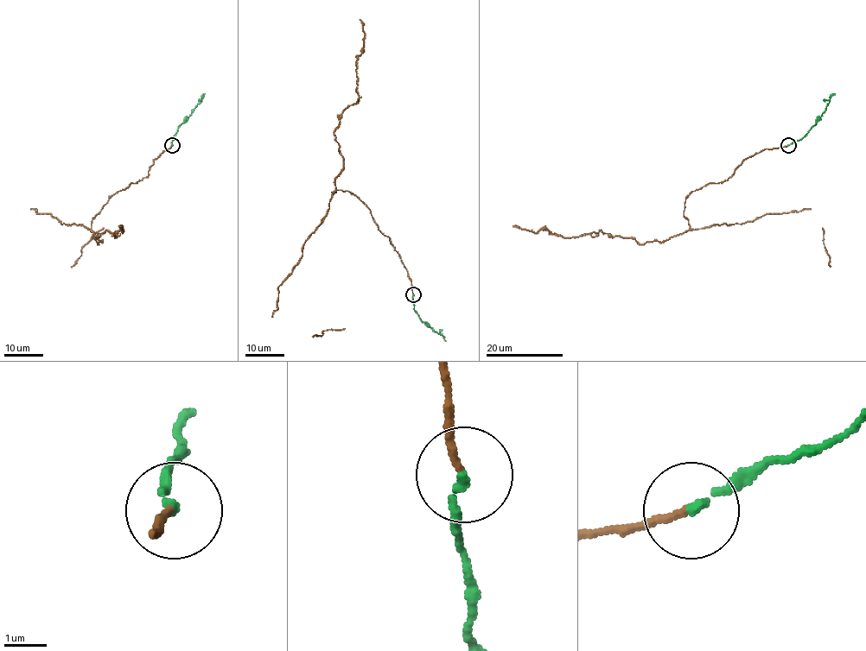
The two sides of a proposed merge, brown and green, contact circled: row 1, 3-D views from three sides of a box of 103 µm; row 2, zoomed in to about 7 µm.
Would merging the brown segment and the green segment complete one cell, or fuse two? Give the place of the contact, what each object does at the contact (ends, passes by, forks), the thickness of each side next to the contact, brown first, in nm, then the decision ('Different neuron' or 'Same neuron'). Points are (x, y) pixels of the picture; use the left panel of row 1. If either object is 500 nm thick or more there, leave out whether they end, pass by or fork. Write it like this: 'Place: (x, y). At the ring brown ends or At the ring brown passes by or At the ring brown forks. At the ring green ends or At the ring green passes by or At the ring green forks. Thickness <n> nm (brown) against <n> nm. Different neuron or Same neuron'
Place: (172, 145). At the ring brown ends. At the ring green ends. Thickness 150 nm (brown) against 190 nm. Same neuron

